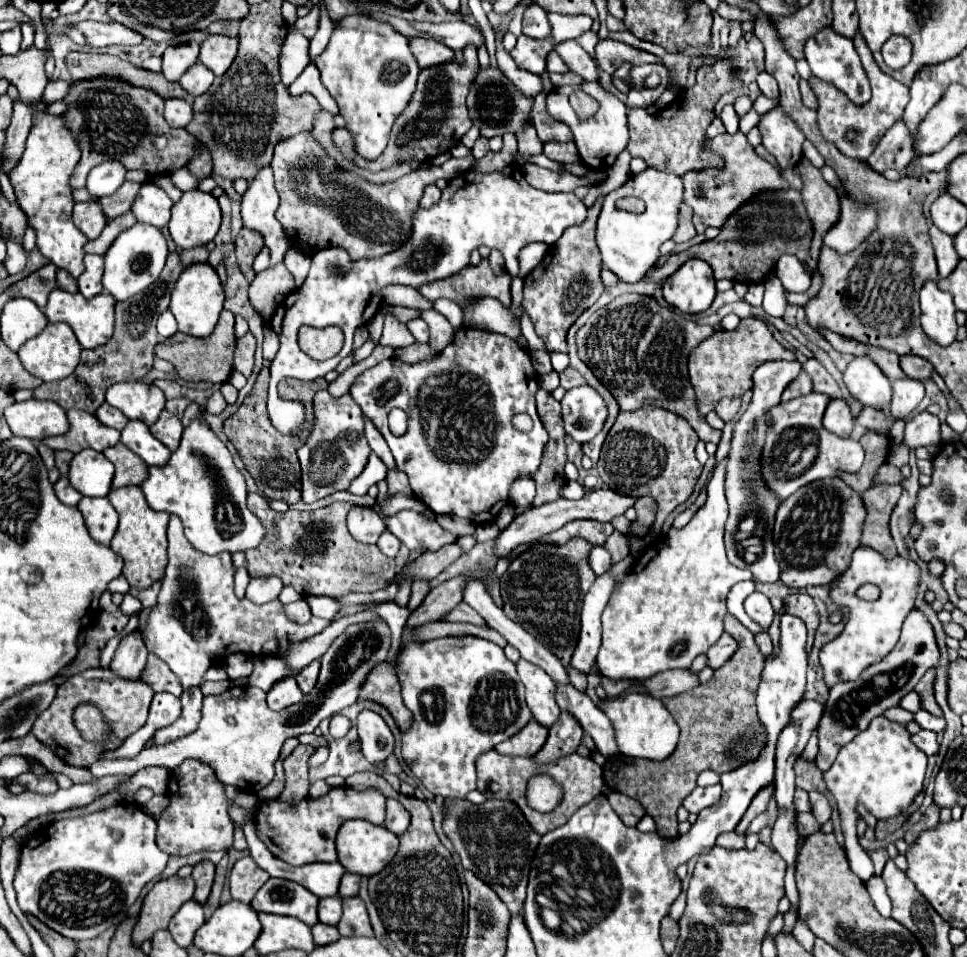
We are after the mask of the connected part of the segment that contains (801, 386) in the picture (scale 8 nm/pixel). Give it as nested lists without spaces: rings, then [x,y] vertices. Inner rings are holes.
[[[801,372],[785,390],[783,390],[783,396],[781,396],[781,400],[791,400],[791,398],[797,398],[797,396],[803,396],[803,394],[809,394],[813,390],[813,384],[811,384],[811,378],[805,374],[805,372]]]

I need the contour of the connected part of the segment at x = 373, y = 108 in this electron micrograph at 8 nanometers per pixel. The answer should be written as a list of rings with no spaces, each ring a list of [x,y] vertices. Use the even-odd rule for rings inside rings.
[[[365,14],[345,16],[343,20],[337,22],[329,44],[317,58],[315,66],[321,72],[323,86],[335,98],[339,106],[339,114],[345,118],[345,128],[353,134],[353,144],[355,144],[357,154],[363,156],[365,160],[377,160],[379,154],[387,146],[389,132],[395,118],[403,112],[403,108],[407,106],[407,102],[411,100],[415,92],[419,66],[417,66],[415,56],[409,50],[409,40],[397,30],[393,30],[393,26],[389,26],[387,22],[375,20],[371,16],[365,16]]]

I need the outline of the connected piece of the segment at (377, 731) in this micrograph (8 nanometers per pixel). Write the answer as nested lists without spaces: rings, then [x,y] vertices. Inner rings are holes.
[[[361,710],[357,716],[357,732],[363,742],[363,756],[371,764],[383,764],[393,754],[395,738],[377,712]]]

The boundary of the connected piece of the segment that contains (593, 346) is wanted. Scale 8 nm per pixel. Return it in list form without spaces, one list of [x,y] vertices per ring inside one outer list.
[[[621,294],[611,300],[607,306],[595,310],[591,318],[577,330],[577,356],[591,368],[591,372],[599,378],[599,382],[613,394],[621,412],[635,412],[643,406],[659,406],[681,414],[697,432],[703,442],[719,442],[721,432],[711,428],[695,408],[695,392],[687,374],[687,360],[691,350],[711,336],[719,328],[699,326],[695,322],[685,320],[669,308],[663,308],[653,296],[641,294]]]

